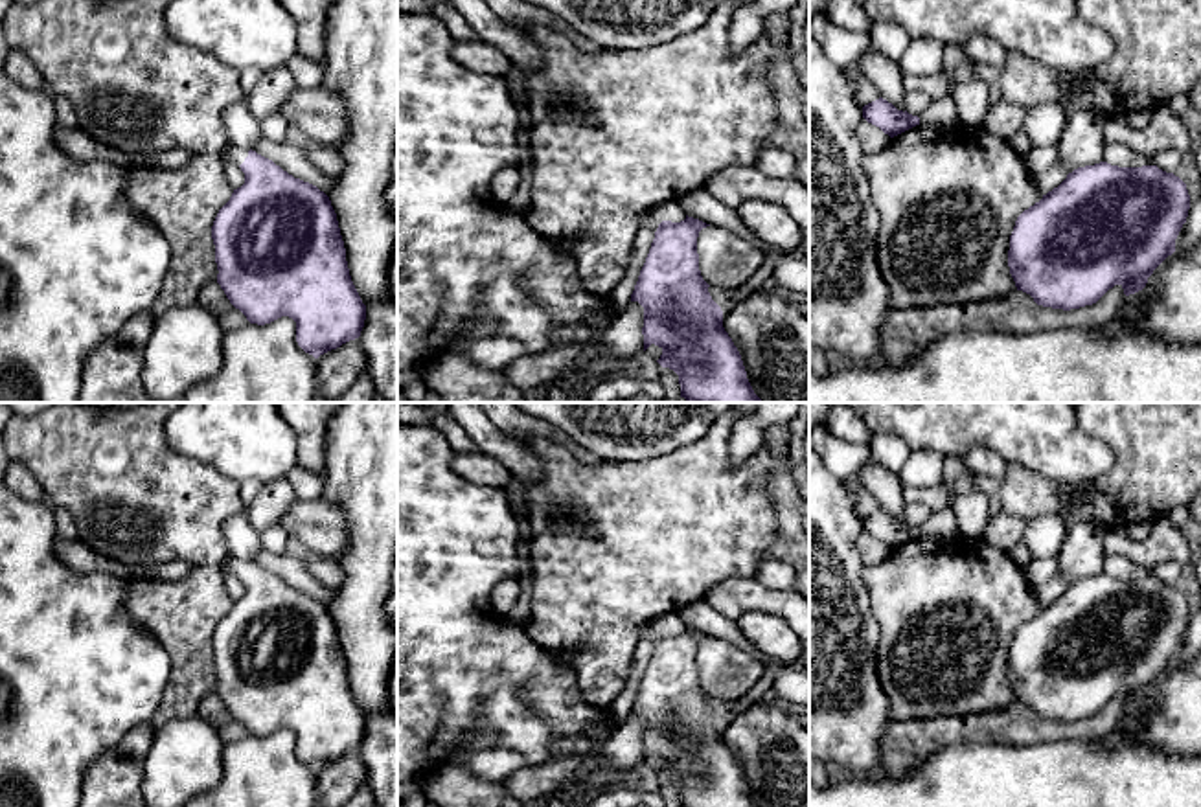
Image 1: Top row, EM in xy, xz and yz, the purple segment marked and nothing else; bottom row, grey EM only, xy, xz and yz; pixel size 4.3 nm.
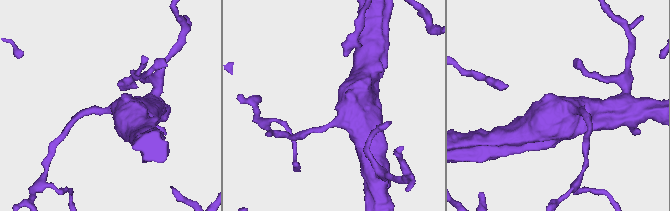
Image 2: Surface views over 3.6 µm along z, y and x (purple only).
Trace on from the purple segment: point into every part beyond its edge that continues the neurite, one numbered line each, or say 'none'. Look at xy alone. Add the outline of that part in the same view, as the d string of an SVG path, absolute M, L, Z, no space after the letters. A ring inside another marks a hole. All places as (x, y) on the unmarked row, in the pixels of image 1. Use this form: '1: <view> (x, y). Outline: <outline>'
1: xy (236, 567). Outline: M226 557L221 564L223 572L230 572L235 577L241 577L246 568L248 568L248 561L241 561L241 559L235 559L235 557Z

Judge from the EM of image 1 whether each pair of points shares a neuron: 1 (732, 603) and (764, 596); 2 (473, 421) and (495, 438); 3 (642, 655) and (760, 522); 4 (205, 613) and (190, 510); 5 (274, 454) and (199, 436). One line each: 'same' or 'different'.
1: same
2: same
3: different
4: different
5: same

